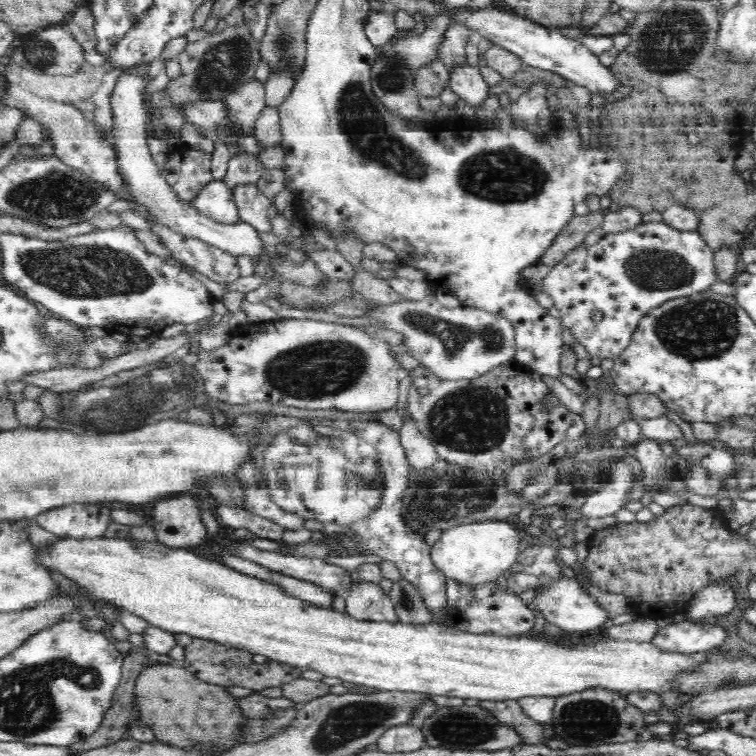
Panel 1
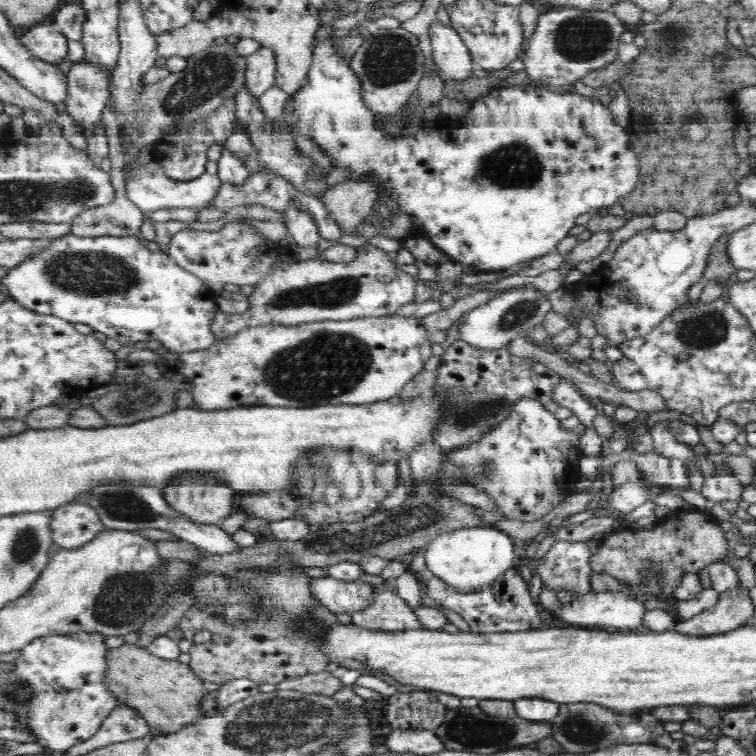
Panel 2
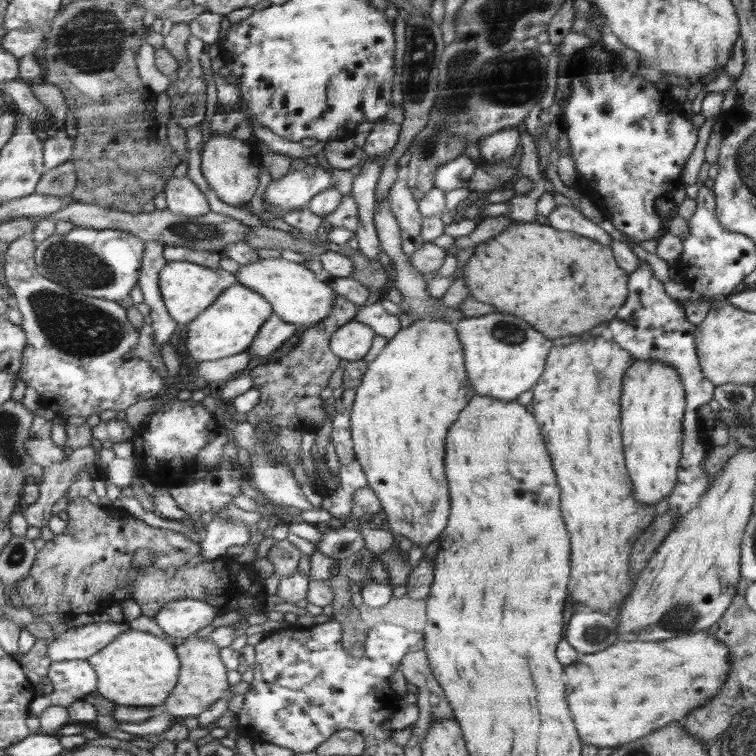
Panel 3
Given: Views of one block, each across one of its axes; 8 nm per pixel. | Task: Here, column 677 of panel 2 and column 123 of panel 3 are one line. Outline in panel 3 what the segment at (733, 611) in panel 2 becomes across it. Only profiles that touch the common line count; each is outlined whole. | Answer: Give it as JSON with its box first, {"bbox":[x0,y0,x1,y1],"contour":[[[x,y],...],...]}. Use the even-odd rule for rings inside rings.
{"bbox":[48,622,132,662],"contour":[[[124,622],[88,623],[67,630],[49,645],[48,656],[56,662],[89,660],[111,645],[118,636],[132,629]]]}

